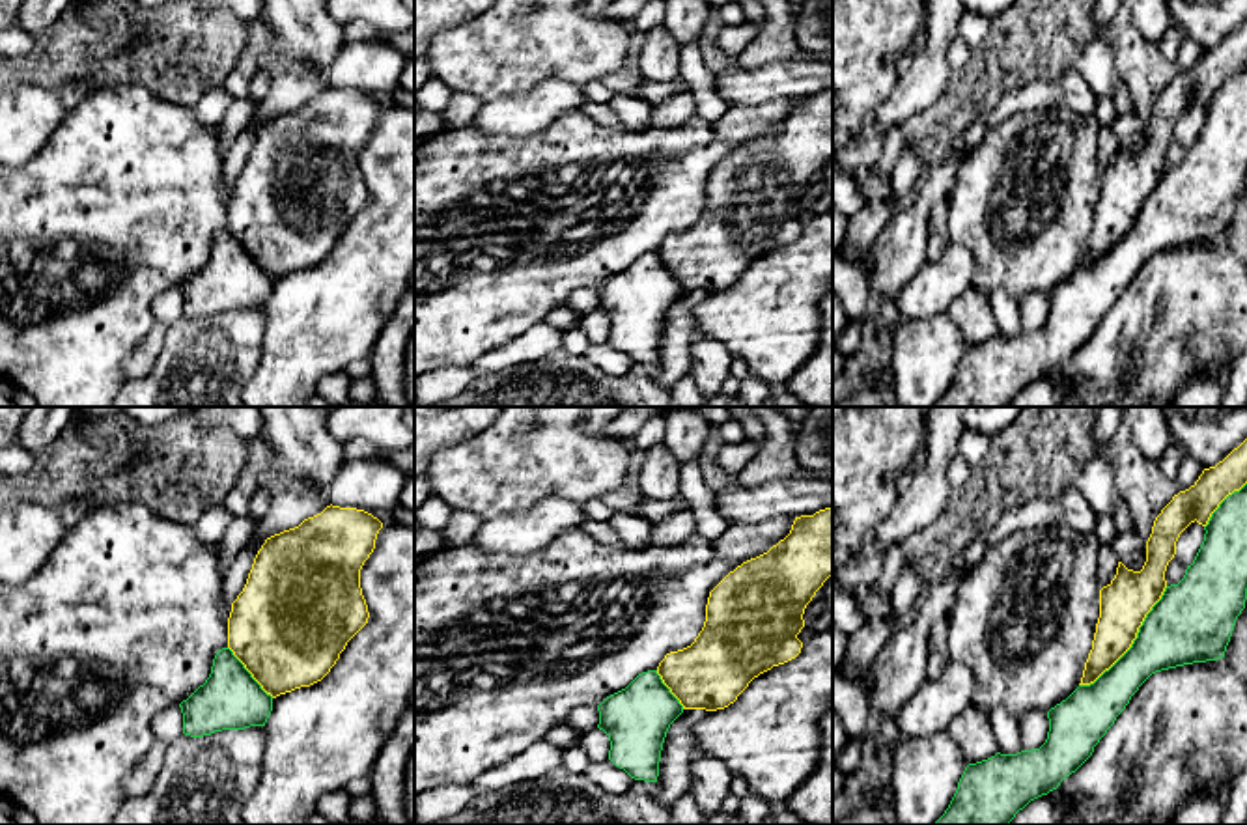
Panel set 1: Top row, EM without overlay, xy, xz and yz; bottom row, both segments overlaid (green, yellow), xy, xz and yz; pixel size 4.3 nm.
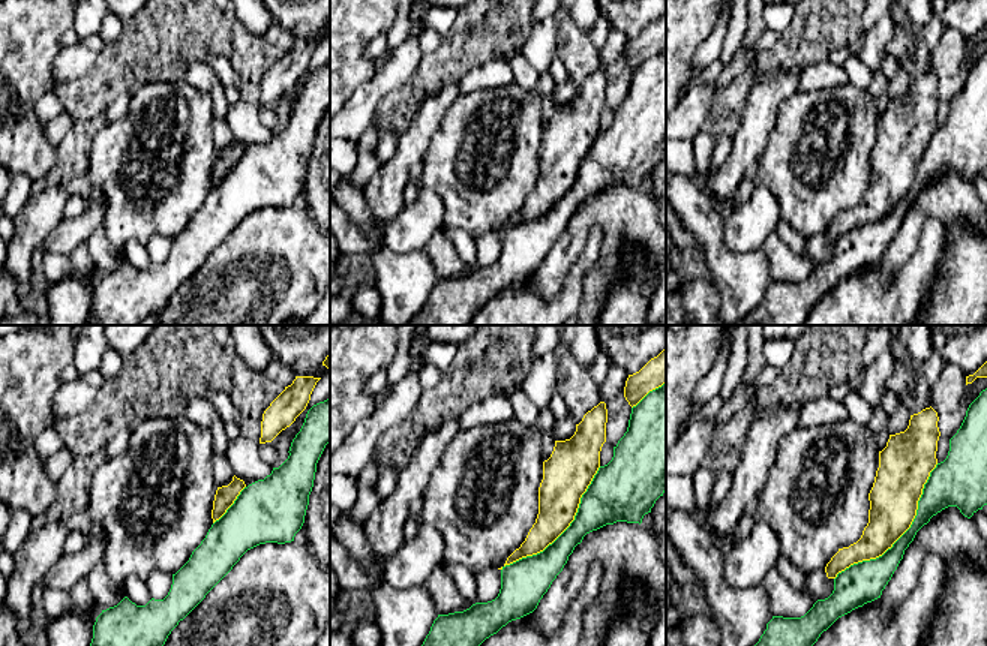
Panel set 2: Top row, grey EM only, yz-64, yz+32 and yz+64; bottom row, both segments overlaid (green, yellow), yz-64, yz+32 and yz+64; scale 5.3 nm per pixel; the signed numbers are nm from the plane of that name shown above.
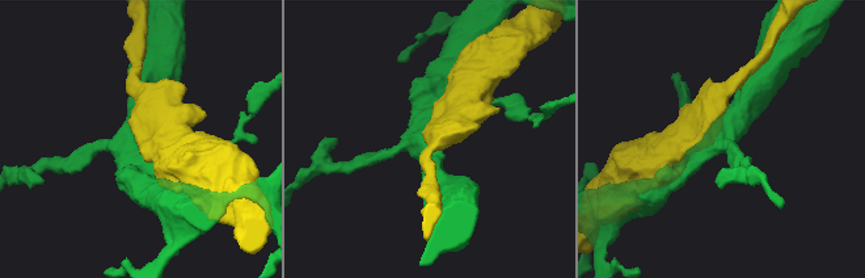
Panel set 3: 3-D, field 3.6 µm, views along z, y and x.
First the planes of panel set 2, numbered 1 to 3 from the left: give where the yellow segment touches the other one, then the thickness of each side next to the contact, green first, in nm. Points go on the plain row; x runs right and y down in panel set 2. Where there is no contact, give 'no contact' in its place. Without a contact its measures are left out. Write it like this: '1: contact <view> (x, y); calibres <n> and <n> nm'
1: contact yz-64 (231, 170); calibres 340 and 110 nm
2: contact yz+32 (566, 194); calibres 240 and 240 nm
3: contact yz+64 (903, 198); calibres 150 and 260 nm

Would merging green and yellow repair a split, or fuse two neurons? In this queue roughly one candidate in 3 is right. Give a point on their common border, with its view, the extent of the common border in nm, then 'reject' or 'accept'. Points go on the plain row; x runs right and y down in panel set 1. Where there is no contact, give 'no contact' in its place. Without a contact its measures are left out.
meets green in yz at (1134, 224); contact 550 nm long; reject

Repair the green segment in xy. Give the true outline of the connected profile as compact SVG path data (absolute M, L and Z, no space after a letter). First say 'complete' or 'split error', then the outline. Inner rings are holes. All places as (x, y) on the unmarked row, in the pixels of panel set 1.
complete; M230 230L217 233L211 256L179 286L183 315L203 319L222 312L265 308L273 278L252 259Z

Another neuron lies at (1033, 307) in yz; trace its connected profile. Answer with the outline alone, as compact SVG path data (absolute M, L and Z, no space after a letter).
M1029 291L1017 301L1017 308L1021 315L1021 330L1040 330L1045 325L1049 314L1047 293Z

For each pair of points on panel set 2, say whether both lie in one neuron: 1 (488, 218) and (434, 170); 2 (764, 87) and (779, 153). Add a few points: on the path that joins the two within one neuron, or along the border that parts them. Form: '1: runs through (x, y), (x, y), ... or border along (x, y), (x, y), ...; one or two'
1: runs through (474, 204), (447, 177); one
2: border along (792, 95), (779, 107), (773, 129), (759, 158); two

